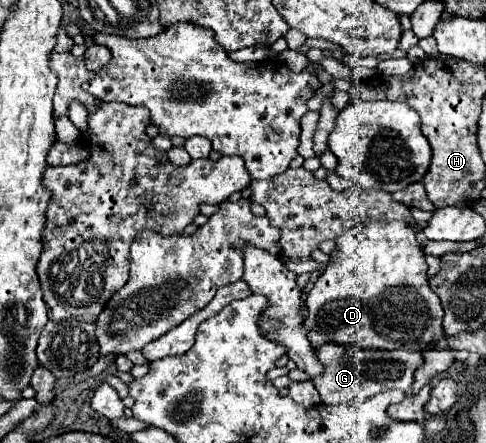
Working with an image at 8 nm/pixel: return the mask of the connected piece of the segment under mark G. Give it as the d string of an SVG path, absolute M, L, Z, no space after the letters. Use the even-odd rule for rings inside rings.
M326 343L326 347L318 347L314 355L322 363L324 373L312 383L318 389L322 403L326 405L338 405L352 399L362 401L388 389L400 389L408 393L414 381L414 371L422 365L422 353L362 351L360 347L338 347L336 343Z

